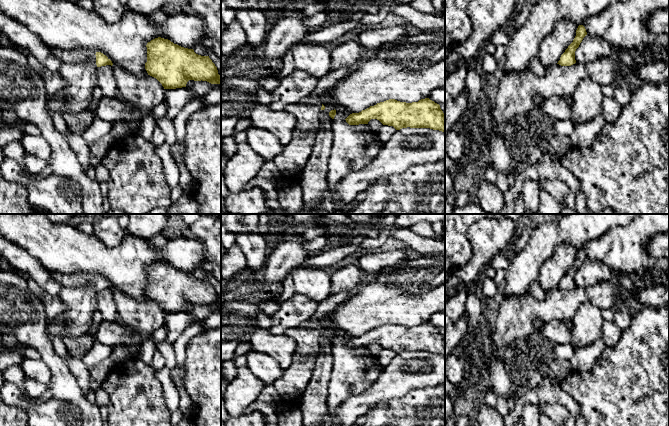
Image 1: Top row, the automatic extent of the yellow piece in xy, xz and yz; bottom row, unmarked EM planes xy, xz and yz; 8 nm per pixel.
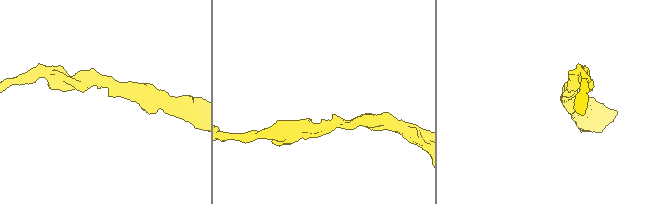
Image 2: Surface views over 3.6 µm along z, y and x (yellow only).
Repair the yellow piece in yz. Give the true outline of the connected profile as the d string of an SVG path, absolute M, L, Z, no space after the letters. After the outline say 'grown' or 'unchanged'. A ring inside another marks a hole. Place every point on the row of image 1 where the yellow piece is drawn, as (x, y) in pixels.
M579 25L576 30L576 36L573 42L568 46L565 52L561 55L557 64L561 66L571 66L576 63L575 51L579 47L583 38L587 35L586 29L583 25Z; unchanged

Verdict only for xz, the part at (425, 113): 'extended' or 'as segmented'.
as segmented

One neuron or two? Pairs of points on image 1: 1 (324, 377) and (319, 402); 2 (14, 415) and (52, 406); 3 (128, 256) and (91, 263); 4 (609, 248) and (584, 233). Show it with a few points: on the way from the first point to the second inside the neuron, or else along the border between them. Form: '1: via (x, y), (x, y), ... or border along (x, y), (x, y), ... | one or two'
1: via (319, 383), (319, 396) | one
2: border along (10, 405), (20, 407), (27, 415) | two
3: via (119, 262), (100, 262) | one
4: border along (615, 228), (610, 228), (589, 240), (581, 248) | two

